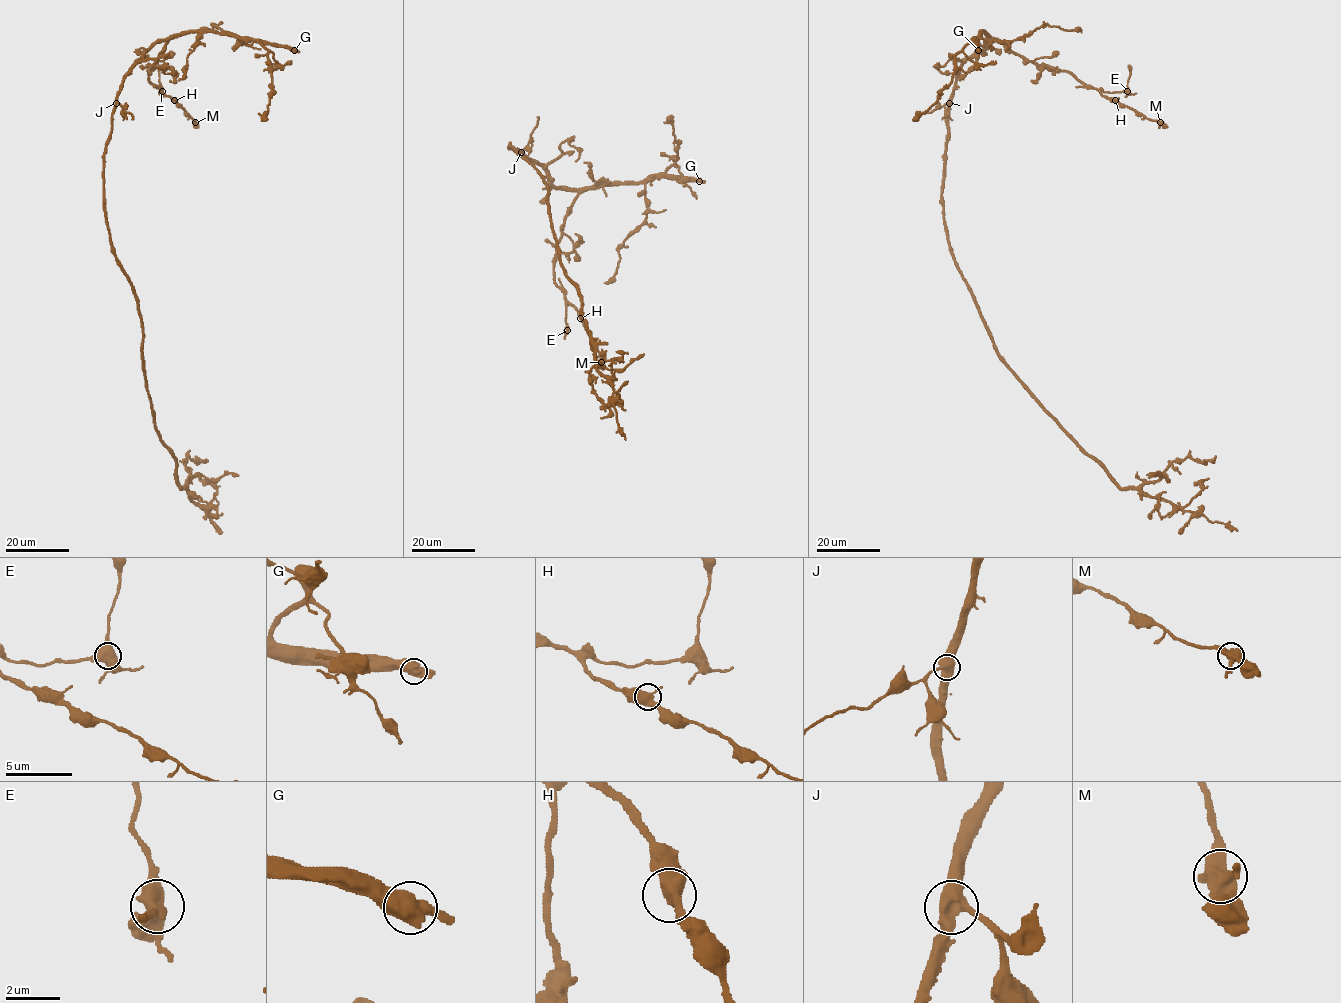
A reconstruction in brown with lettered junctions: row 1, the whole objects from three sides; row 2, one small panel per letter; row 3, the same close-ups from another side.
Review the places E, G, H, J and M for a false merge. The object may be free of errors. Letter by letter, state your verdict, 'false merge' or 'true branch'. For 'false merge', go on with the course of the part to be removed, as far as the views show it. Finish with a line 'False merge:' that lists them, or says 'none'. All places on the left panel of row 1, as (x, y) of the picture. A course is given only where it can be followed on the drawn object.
E: true branch
G: true branch
H: true branch
J: true branch
M: true branch
False merge: none

